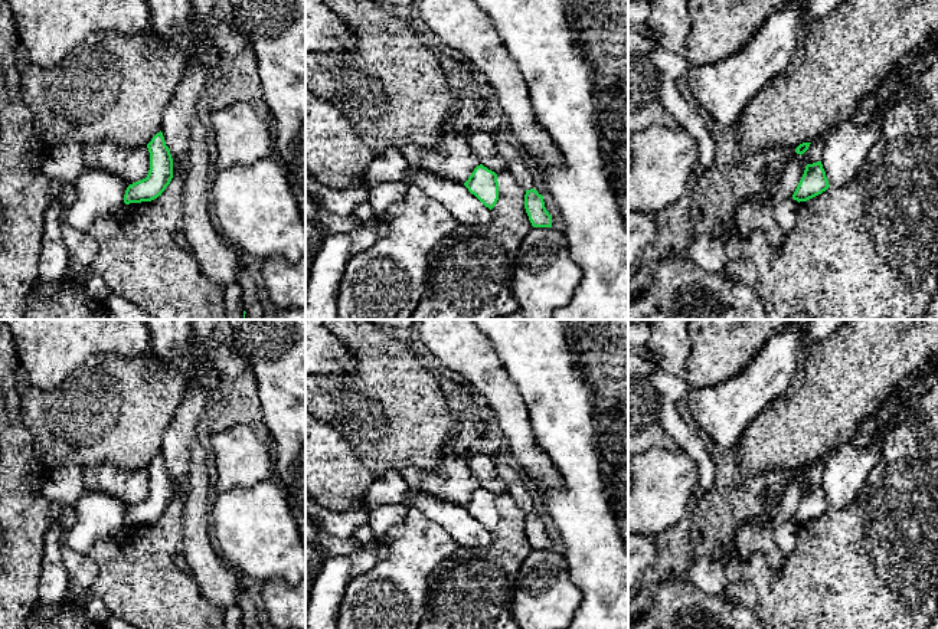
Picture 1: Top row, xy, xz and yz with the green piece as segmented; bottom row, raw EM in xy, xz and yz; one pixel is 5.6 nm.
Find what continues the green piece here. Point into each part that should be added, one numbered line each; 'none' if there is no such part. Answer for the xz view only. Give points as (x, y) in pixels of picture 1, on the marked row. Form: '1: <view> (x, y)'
none

